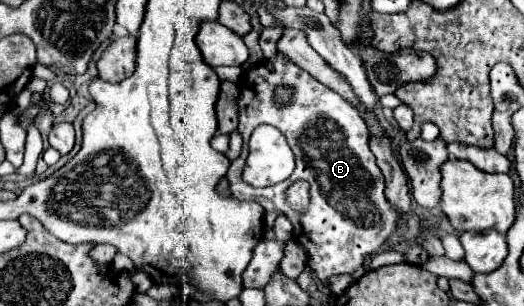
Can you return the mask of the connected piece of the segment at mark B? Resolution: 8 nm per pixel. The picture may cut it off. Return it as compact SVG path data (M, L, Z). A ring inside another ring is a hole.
M277 53L271 61L263 61L257 67L251 67L245 71L243 81L241 81L241 95L239 95L239 127L237 131L243 137L243 151L241 155L231 161L231 167L227 171L229 179L229 189L235 199L239 201L257 201L257 199L269 199L275 205L275 211L265 213L265 223L275 221L277 215L285 215L293 223L293 239L305 249L307 253L307 267L313 269L313 273L323 281L325 287L329 287L327 279L331 275L341 275L341 273L353 273L359 269L365 261L367 255L373 255L379 251L379 247L387 241L387 237L401 225L399 213L395 213L393 205L385 197L385 181L381 175L381 169L375 163L375 155L369 149L369 129L357 109L353 109L351 103L347 103L341 95L335 91L327 89L323 83L319 83L315 77L311 77L307 71L299 69L293 61L283 57L283 53ZM297 77L303 77L303 85L297 81ZM277 85L291 85L293 89L293 101L287 107L275 107L273 97L275 97L275 87ZM261 123L275 125L285 137L287 143L291 145L295 153L295 173L289 179L277 184L264 188L254 188L247 185L241 179L241 171L247 159L247 141L253 129ZM297 179L305 179L311 185L311 205L305 213L295 213L287 203L285 203L285 191Z

